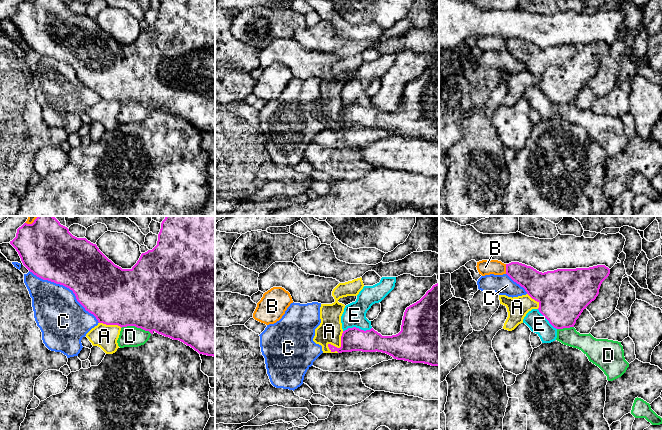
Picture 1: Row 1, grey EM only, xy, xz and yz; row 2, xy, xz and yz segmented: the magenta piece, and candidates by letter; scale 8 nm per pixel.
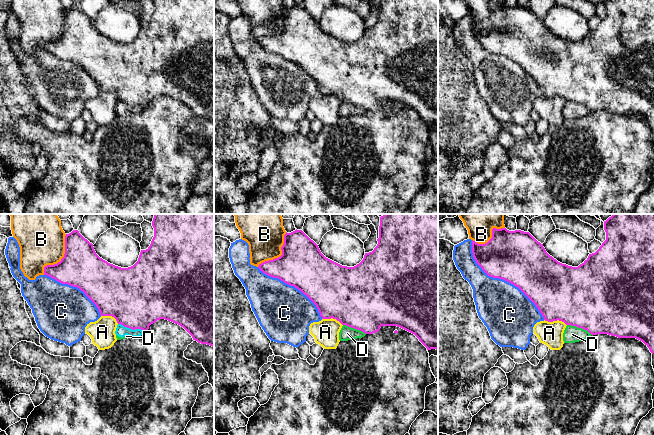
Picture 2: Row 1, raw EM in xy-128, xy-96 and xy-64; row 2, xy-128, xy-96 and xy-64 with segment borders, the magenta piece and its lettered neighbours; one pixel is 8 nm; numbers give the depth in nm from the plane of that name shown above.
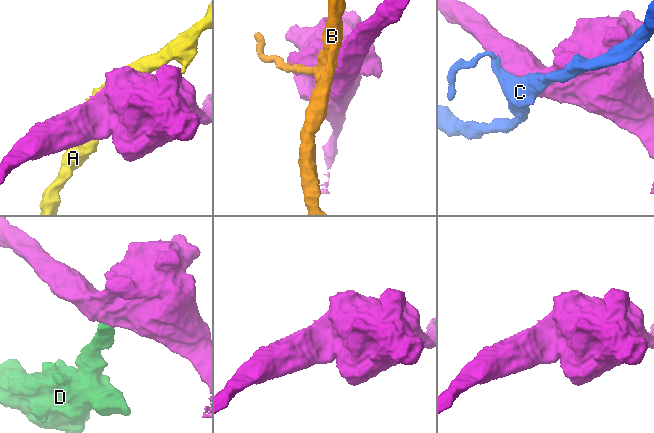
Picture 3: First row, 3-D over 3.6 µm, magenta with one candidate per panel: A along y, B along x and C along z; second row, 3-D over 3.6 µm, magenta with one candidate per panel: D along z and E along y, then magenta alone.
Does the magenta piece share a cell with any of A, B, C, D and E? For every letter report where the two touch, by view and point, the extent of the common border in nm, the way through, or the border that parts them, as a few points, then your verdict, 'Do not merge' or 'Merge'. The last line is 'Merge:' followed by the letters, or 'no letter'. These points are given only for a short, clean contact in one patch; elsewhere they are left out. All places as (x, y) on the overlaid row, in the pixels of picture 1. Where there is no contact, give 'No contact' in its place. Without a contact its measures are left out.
A: Touches magenta at xz (338, 348). Shared border 200 nm. Do not merge
B: Touches magenta at yz (506, 269). Shared border 80 nm. Do not merge
C: Touches magenta at xy (67, 287). Shared border 700 nm. Do not merge
D: Touches magenta at xy (136, 326). Shared border 260 nm. Boundary: xy (121, 327), (136, 326), (151, 333). Do not merge
E: Touches magenta at xz (357, 328). Shared border 240 nm. Boundary: xz (371, 327), (365, 330), (348, 327), (343, 331). Do not merge
Merge: no letter

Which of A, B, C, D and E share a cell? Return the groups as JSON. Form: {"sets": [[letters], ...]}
{"sets": [["A"], ["B"], ["C"], ["D", "E"]]}

